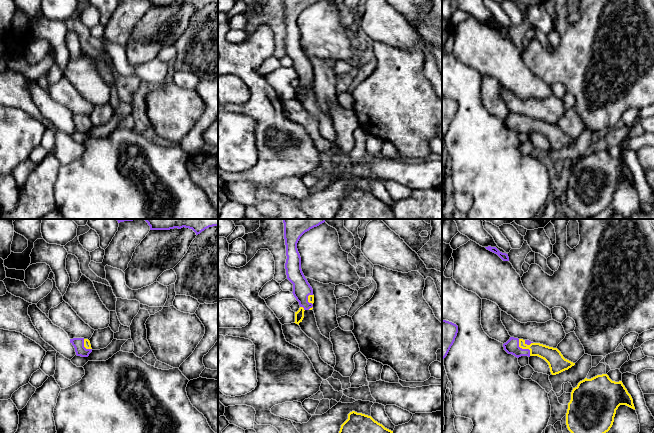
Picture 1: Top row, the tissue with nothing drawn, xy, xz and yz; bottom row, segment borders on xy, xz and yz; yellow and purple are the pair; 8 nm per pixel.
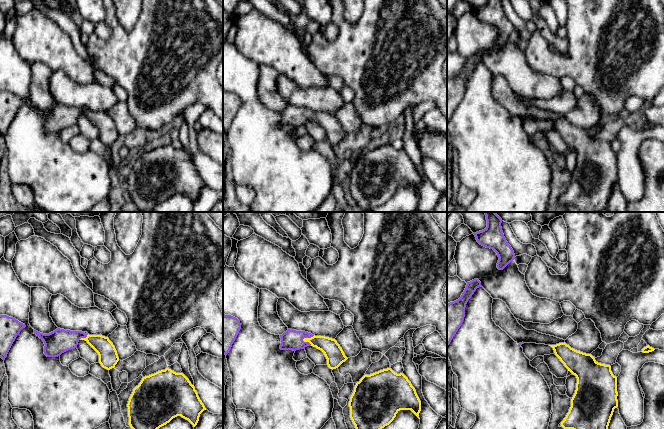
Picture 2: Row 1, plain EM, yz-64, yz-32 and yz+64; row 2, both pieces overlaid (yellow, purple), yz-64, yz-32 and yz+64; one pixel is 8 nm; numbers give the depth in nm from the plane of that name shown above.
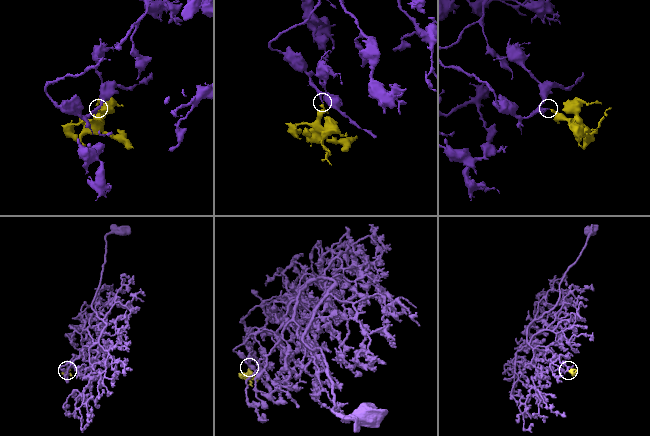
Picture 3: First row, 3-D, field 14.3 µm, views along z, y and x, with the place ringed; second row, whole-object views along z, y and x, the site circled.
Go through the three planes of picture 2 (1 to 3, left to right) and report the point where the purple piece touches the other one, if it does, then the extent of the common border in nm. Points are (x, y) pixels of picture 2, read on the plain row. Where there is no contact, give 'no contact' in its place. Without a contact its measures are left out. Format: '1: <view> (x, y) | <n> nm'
1: yz-64 (83, 114) | 80 nm
2: yz-32 (308, 114) | 110 nm
3: no contact

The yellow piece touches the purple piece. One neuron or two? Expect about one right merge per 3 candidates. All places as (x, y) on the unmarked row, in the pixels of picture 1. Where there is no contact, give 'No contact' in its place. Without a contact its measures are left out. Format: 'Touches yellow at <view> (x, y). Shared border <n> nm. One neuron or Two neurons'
Touches yellow at yz (523, 124). Shared border 170 nm. One neuron

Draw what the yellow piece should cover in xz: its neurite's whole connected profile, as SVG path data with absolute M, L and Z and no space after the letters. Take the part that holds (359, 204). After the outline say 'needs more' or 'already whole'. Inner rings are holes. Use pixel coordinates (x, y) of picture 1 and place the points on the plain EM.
M352 187L333 219L396 219L393 207L371 192Z | already whole

